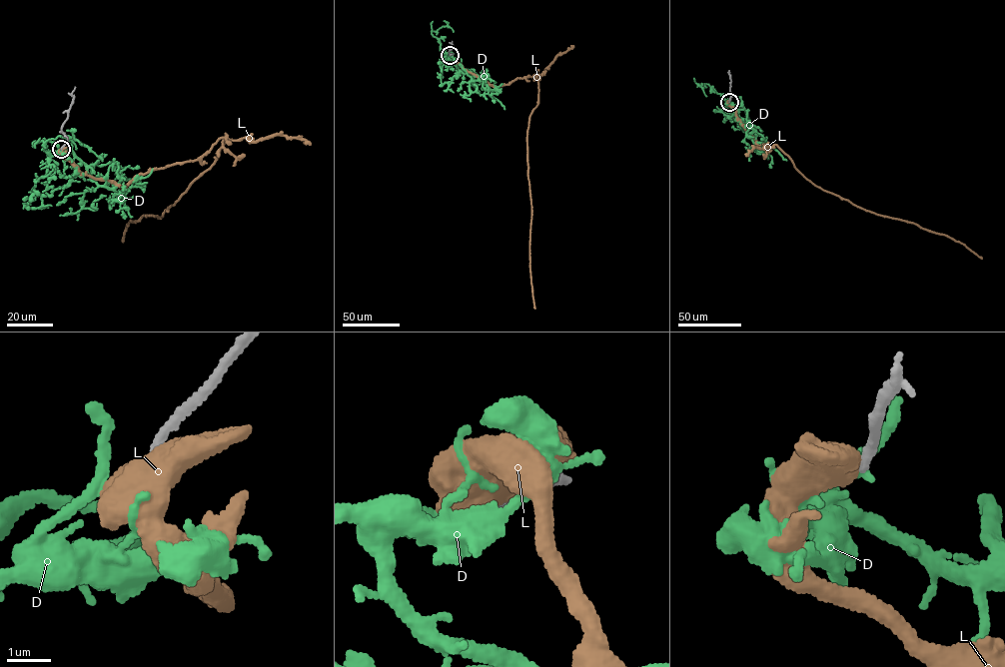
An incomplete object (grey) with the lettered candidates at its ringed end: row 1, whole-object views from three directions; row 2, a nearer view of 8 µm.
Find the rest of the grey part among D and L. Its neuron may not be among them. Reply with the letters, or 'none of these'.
none of these

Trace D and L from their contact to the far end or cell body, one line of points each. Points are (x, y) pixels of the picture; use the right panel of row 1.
D: (729, 102), (744, 110), (747, 122), (757, 133), (752, 138), (753, 143), (762, 153), (748, 149), (749, 161)
L: (729, 101), (756, 145), (776, 145), (823, 190), (866, 211), (947, 236), (981, 259)

